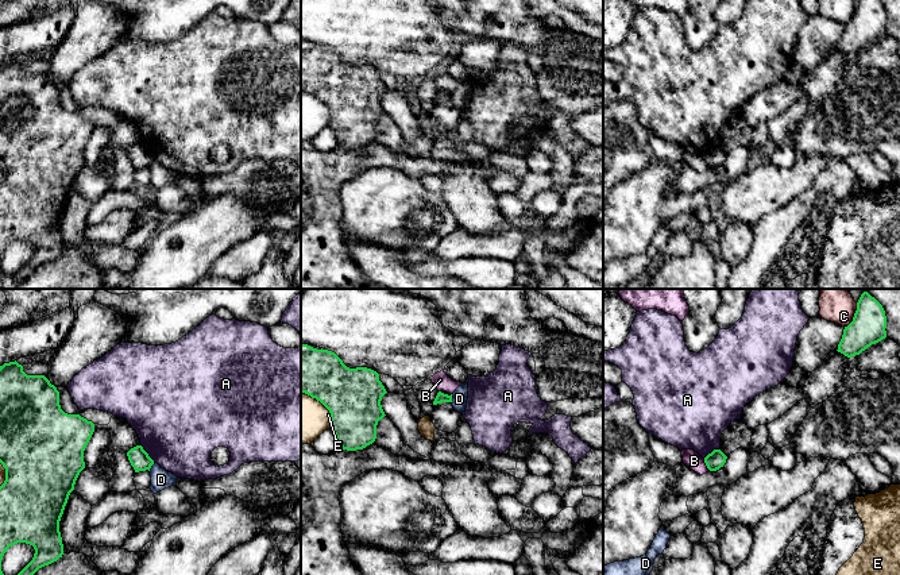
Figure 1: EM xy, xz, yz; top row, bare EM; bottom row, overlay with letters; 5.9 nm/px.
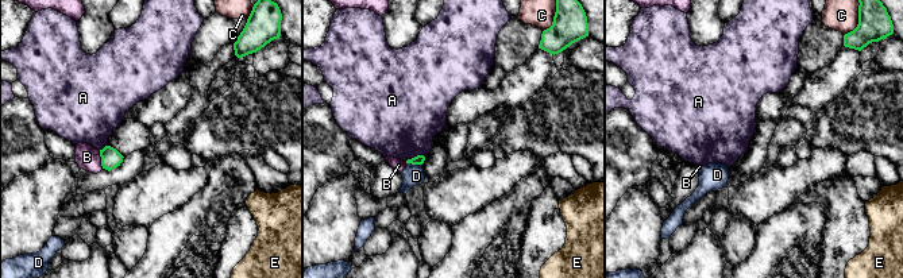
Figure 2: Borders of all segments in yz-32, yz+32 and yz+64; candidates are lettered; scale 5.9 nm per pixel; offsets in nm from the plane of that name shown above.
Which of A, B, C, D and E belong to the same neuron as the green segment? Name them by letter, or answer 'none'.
none

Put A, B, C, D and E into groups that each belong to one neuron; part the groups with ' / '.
A / B / C / D / E

